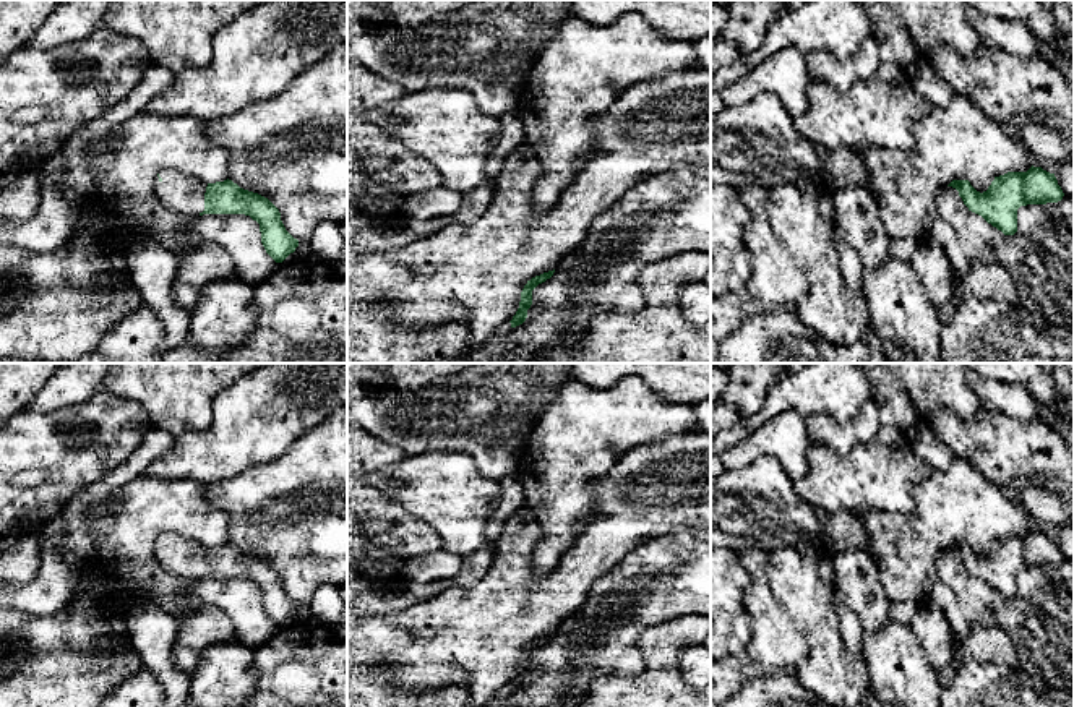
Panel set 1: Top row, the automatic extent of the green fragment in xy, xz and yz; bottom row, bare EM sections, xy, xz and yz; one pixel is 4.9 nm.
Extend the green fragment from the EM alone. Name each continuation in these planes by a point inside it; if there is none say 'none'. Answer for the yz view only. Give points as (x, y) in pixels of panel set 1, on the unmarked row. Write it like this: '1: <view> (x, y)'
none

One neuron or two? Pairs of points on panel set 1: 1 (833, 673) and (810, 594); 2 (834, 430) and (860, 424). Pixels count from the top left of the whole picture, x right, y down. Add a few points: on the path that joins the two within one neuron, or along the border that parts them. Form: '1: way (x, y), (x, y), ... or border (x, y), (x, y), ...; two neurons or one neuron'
1: way (828, 654), (815, 613); one neuron
2: way (841, 430), (854, 430); one neuron

